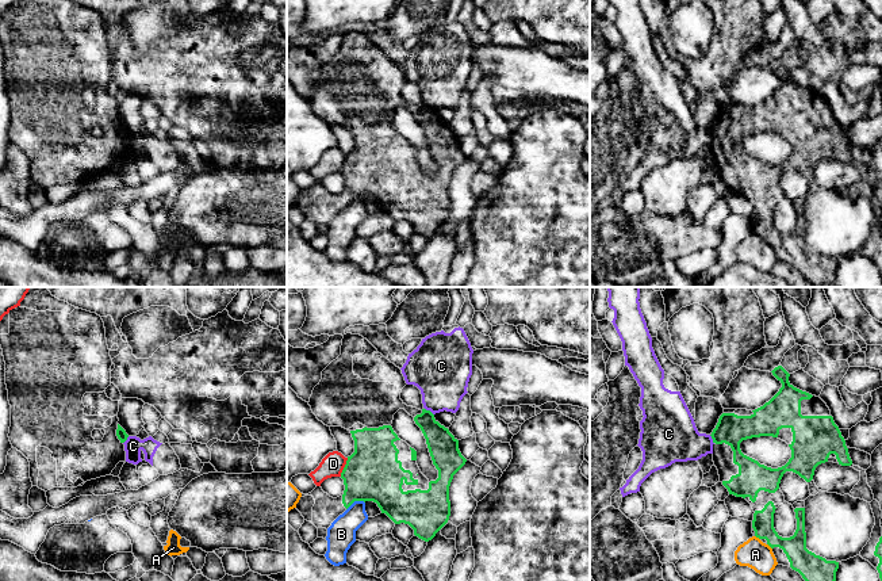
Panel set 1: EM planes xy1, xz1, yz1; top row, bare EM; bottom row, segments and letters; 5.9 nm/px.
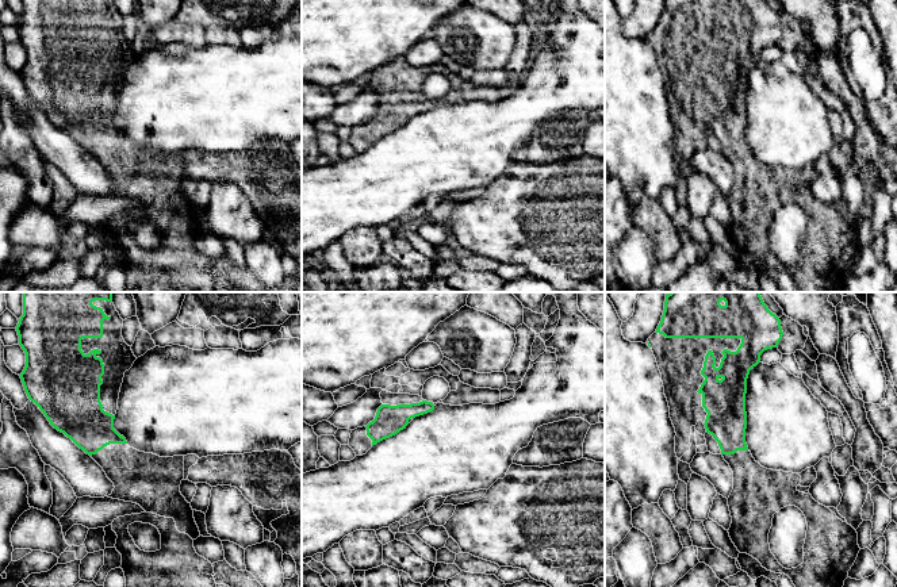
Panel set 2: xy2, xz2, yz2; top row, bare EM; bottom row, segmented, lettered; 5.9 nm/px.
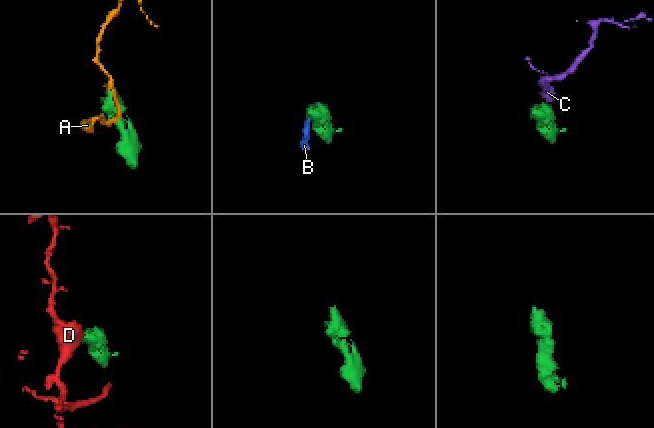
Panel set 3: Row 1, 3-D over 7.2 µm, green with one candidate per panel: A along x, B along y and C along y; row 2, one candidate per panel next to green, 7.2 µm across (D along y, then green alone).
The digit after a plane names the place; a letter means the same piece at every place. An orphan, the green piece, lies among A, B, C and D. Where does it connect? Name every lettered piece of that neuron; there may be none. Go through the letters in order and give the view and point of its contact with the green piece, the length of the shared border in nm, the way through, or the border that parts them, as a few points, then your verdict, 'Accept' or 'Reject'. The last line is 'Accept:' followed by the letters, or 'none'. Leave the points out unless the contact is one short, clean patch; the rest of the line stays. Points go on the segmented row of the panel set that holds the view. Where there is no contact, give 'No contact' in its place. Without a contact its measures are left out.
A: Touches green at yz1 (758, 536). Shared border 40 nm. Reject
B: Touches green at xz1 (355, 500). Shared border 120 nm. Reject
C: Touches green at xz1 (429, 411). Shared border 70 nm. Boundary: xz1 (425, 408), (433, 415). Reject
D: Touches green at xz1 (344, 467). Shared border 120 nm. Reject
Accept: none

